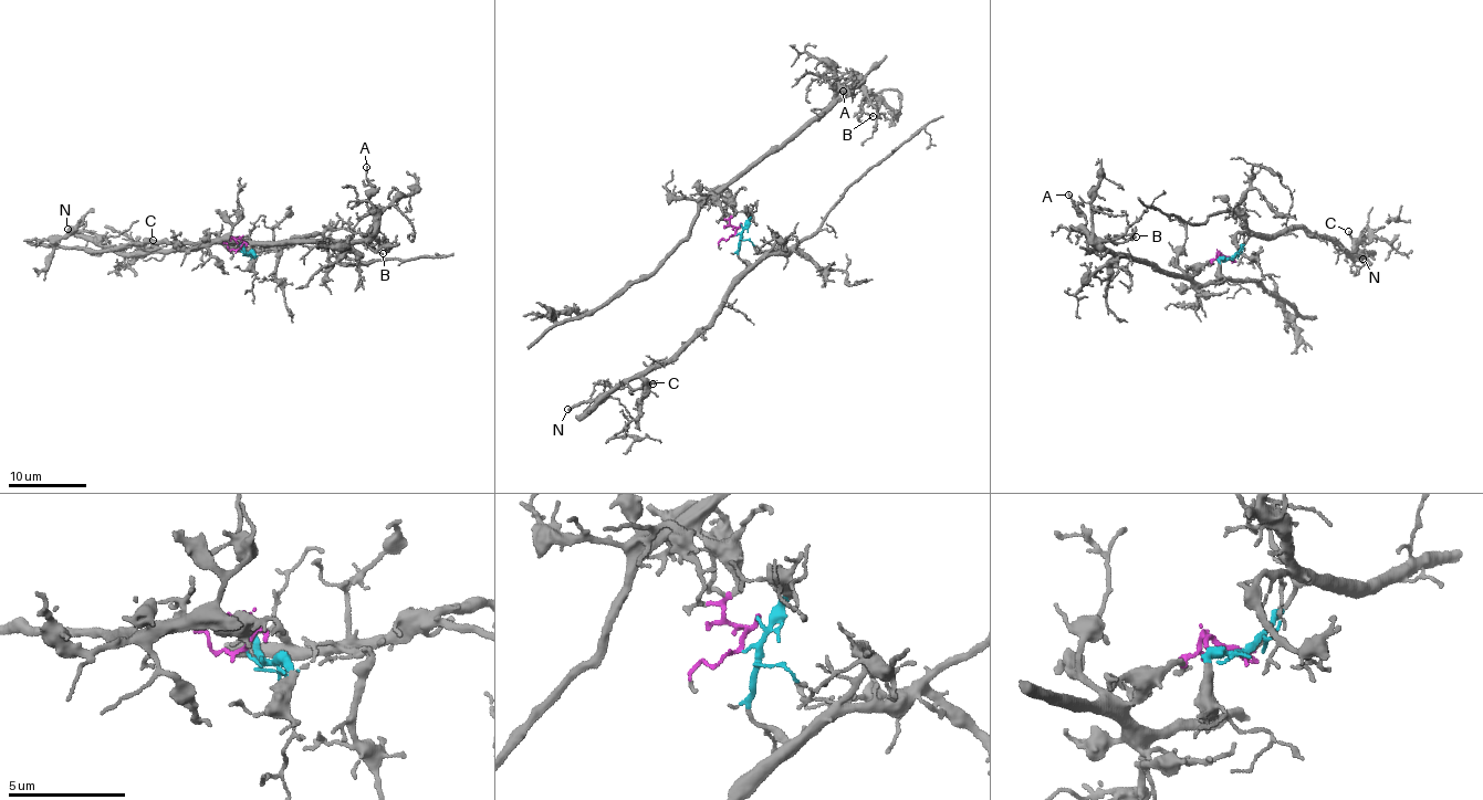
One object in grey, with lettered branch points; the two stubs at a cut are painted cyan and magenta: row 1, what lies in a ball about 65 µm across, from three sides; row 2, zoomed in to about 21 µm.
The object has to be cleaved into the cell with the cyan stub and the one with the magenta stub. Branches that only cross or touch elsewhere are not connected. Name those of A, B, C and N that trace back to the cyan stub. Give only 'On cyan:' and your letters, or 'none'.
On cyan: C, N

